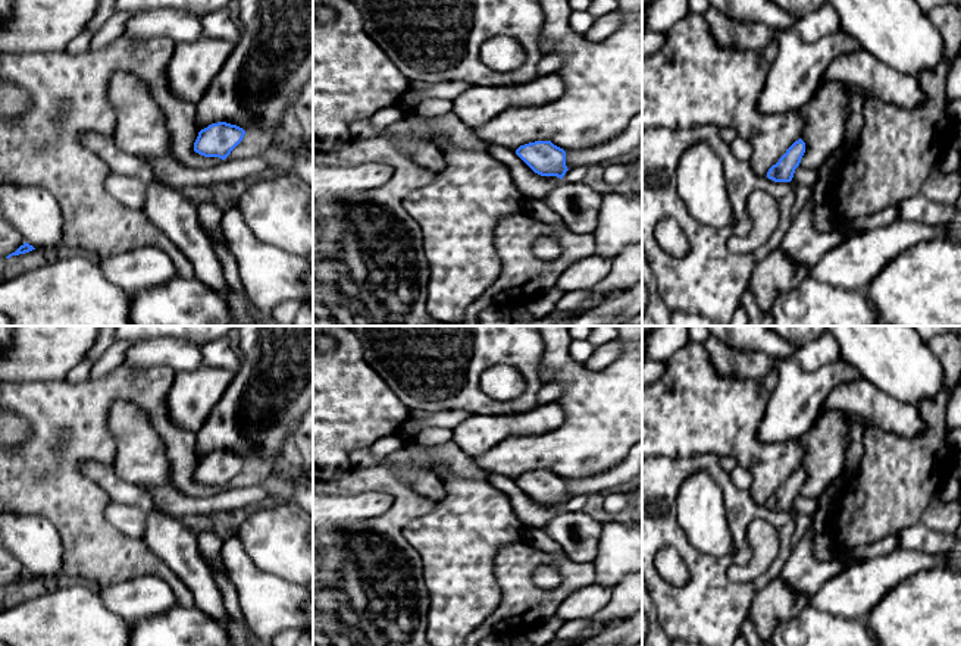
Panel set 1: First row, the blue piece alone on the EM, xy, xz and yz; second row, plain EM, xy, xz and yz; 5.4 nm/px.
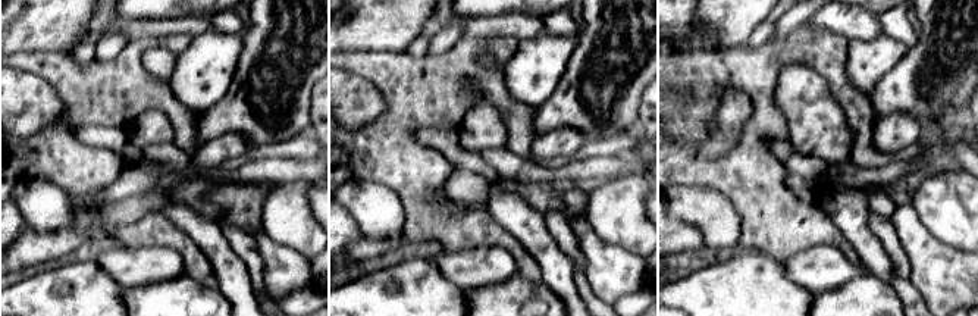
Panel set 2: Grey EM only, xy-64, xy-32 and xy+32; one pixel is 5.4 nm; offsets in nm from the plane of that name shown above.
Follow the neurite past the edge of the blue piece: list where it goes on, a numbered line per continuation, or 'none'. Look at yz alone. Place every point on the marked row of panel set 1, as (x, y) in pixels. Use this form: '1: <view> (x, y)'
none

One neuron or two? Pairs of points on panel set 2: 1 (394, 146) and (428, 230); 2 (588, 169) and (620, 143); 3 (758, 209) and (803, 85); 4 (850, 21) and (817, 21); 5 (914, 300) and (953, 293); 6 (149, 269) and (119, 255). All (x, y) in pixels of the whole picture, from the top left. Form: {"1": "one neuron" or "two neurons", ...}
{"1": "one neuron", "2": "two neurons", "3": "two neurons", "4": "one neuron", "5": "two neurons", "6": "one neuron"}

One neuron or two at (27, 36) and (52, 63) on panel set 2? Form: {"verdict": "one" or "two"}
{"verdict": "two"}

